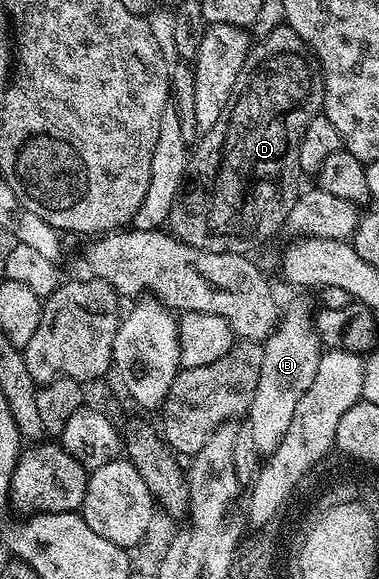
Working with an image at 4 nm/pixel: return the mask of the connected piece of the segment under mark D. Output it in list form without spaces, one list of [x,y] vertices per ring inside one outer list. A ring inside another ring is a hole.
[[[280,25],[271,31],[268,39],[263,39],[252,46],[251,51],[247,55],[246,69],[237,77],[237,85],[233,85],[233,93],[229,105],[225,109],[225,113],[221,113],[221,117],[217,121],[217,125],[213,125],[210,131],[206,132],[198,140],[199,148],[194,148],[193,154],[189,159],[189,182],[186,184],[185,190],[180,198],[175,200],[171,206],[171,216],[167,219],[166,226],[172,235],[179,241],[187,243],[189,246],[196,247],[197,250],[205,250],[209,253],[233,253],[247,255],[251,253],[254,247],[259,247],[266,241],[270,235],[275,235],[286,224],[287,219],[291,216],[291,210],[296,199],[301,194],[301,172],[293,171],[293,165],[299,165],[299,146],[301,145],[301,137],[305,133],[305,125],[309,125],[309,121],[313,121],[313,117],[320,114],[323,109],[323,73],[319,70],[319,61],[311,54],[310,47],[305,41],[301,41],[301,37],[293,30],[292,27]]]

